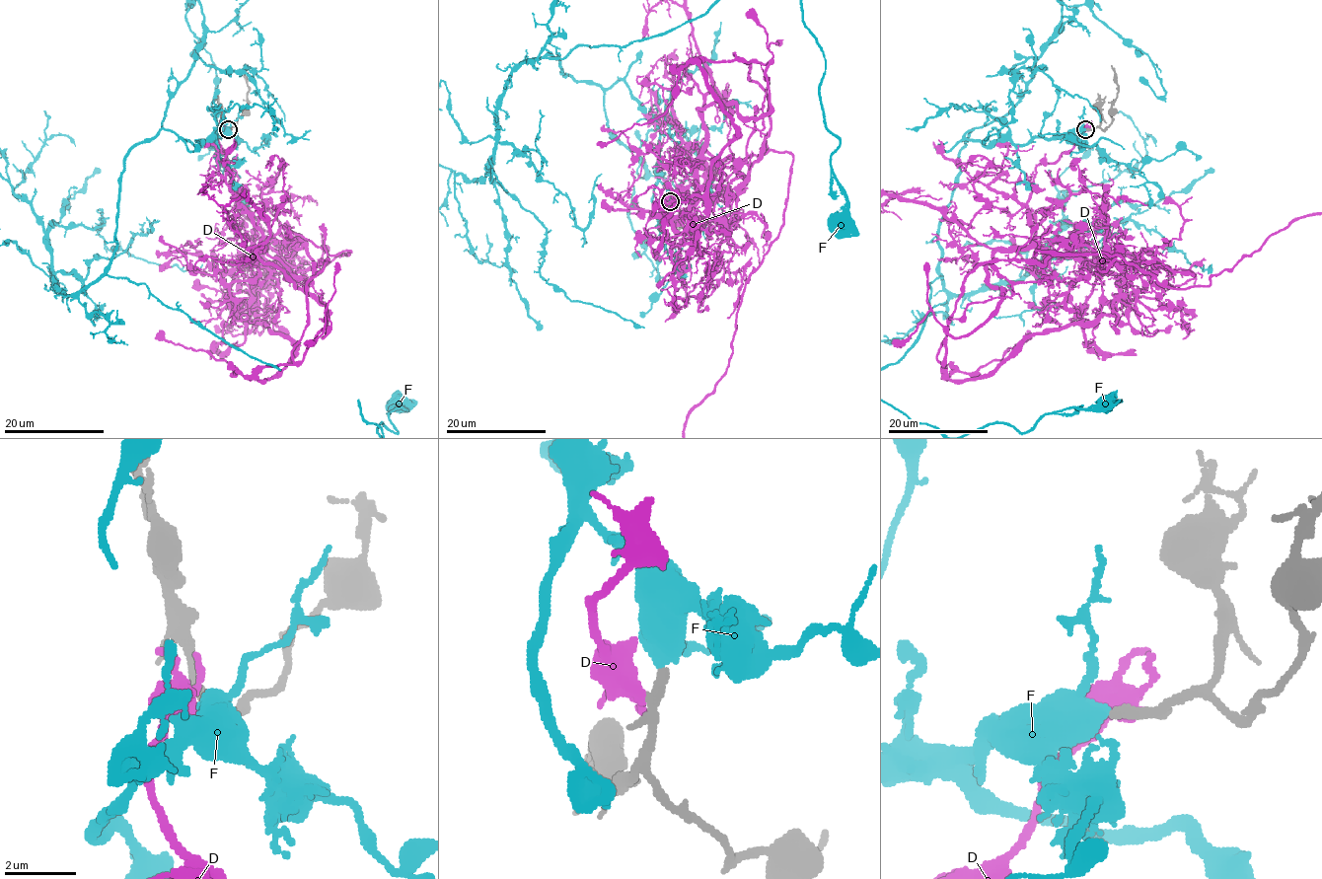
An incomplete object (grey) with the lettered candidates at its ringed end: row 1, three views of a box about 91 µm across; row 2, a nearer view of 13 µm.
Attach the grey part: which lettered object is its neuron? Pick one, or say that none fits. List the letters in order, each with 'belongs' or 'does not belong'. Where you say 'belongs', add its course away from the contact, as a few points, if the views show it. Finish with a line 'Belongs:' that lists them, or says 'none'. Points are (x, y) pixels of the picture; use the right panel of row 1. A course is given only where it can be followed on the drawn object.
D: does not belong
F: belongs
Belongs: F

